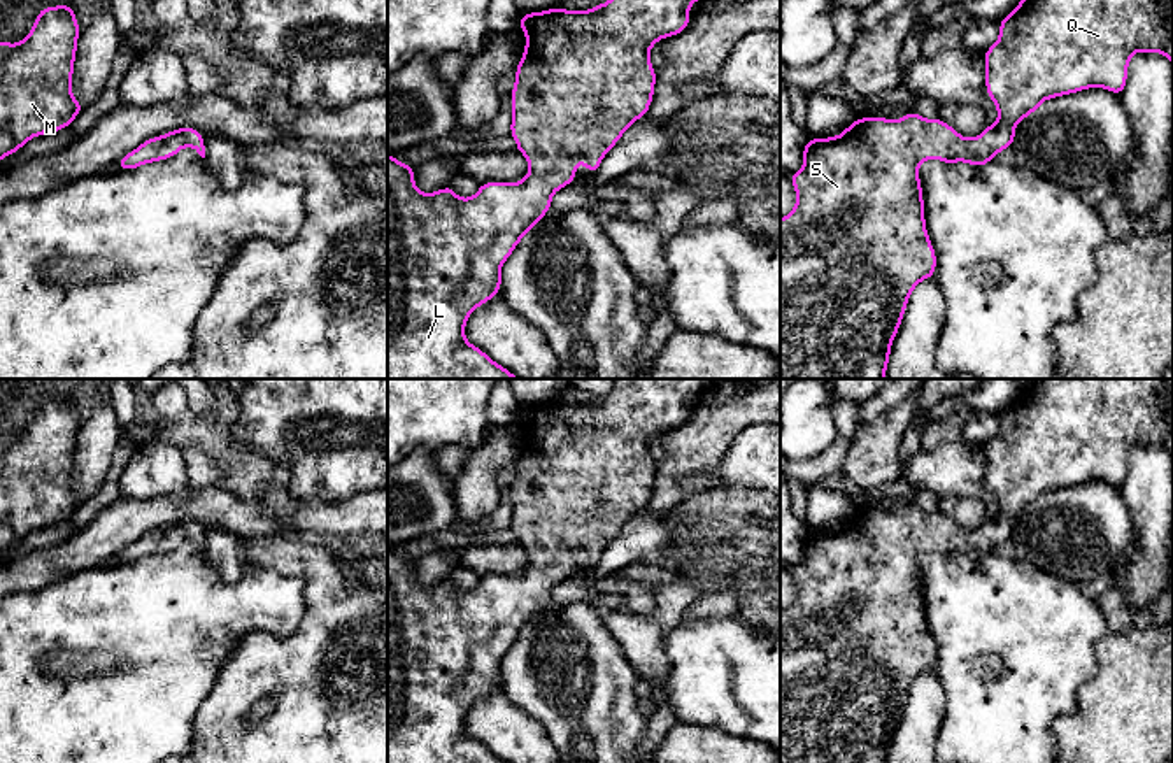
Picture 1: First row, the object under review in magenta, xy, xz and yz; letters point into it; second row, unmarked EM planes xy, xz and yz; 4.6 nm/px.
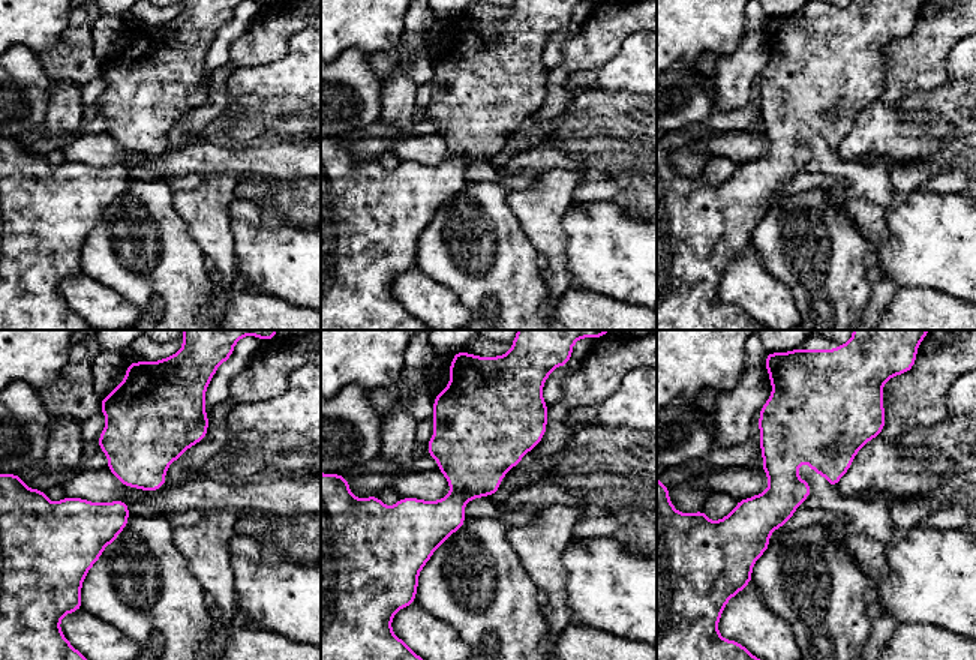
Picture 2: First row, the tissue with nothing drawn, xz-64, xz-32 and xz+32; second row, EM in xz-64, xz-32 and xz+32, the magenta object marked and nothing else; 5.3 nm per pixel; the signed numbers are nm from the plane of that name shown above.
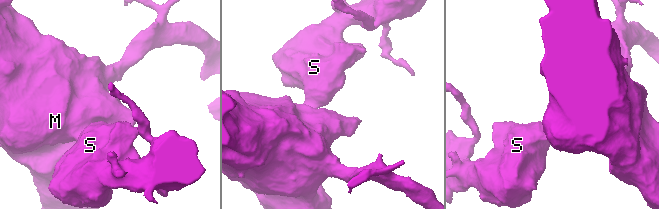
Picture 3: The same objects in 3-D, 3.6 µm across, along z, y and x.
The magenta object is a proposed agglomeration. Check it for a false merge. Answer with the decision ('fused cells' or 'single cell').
single cell

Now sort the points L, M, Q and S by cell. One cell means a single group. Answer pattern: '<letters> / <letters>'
L M Q S

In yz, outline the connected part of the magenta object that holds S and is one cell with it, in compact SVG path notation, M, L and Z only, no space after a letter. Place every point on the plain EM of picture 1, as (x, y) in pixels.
M1036 379L999 414L996 437L982 446L985 453L985 482L989 493L996 496L998 516L987 517L978 530L964 531L938 509L924 512L912 502L901 512L878 509L857 510L838 530L808 531L803 540L803 561L789 568L796 582L796 598L780 612L780 763L887 763L891 738L901 719L908 691L919 675L935 670L936 665L936 645L926 623L919 556L942 553L949 560L956 554L985 560L998 546L1013 538L1017 516L1031 509L1041 495L1089 481L1105 481L1115 488L1122 488L1127 475L1129 453L1134 446L1141 444L1162 446L1173 460L1173 379Z

